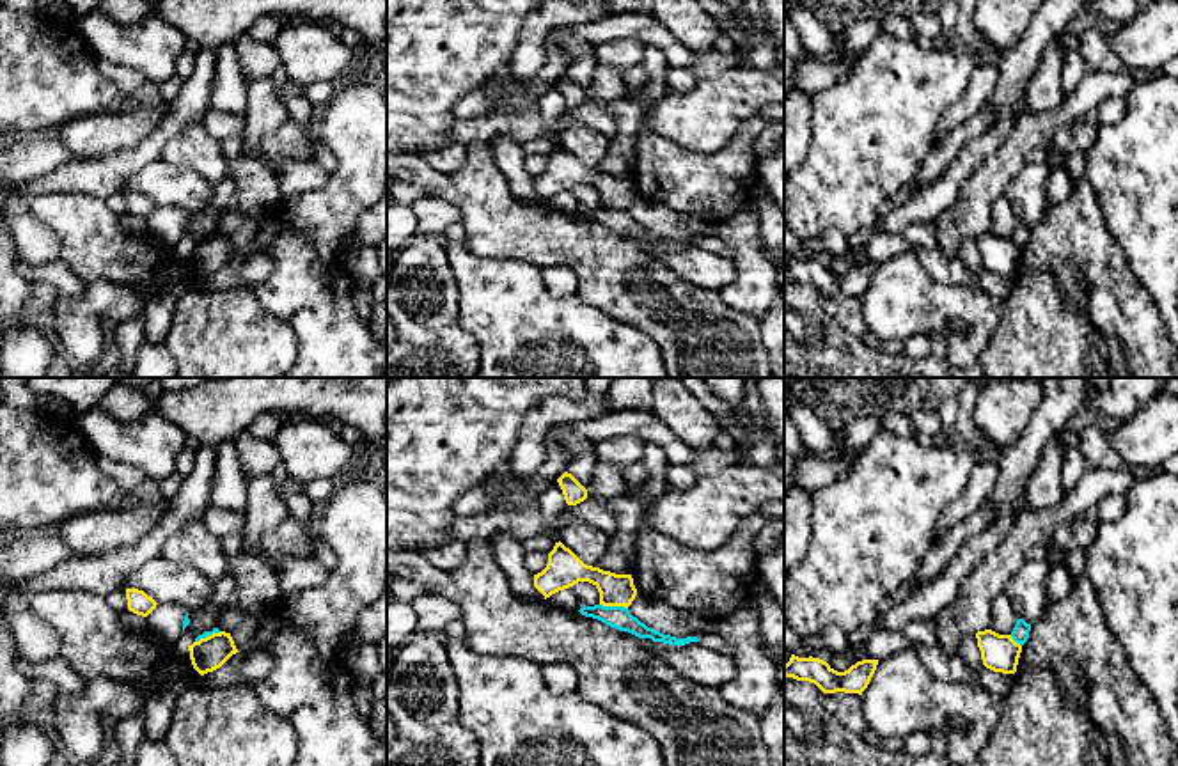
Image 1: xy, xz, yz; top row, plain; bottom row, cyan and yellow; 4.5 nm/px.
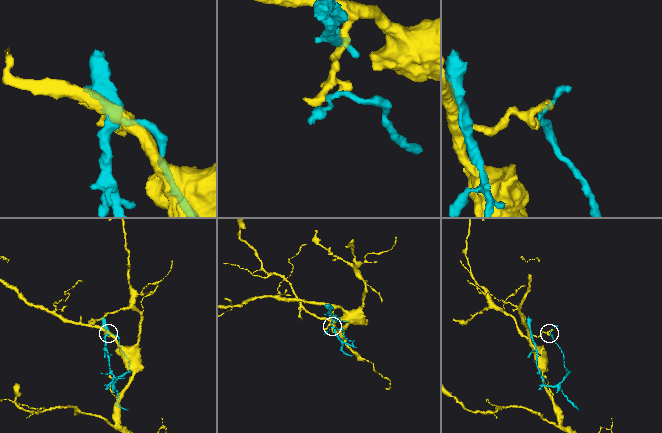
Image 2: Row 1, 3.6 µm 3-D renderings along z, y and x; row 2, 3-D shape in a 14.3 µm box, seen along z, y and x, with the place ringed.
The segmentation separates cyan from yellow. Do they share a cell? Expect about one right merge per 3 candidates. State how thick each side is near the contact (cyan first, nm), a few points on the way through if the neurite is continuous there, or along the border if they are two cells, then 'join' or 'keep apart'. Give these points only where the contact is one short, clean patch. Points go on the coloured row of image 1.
110/140 nm | keep apart

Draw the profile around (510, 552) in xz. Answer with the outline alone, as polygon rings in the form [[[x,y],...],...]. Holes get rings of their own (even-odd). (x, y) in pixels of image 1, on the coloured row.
[[[497,534],[491,543],[495,560],[509,580],[513,594],[523,601],[545,601],[545,596],[534,587],[534,574],[525,567],[523,541]]]

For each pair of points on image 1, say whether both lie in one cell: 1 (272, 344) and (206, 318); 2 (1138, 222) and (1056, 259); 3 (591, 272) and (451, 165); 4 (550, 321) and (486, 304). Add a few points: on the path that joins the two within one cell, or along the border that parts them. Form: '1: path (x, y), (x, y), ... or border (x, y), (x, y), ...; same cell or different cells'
1: path (256, 344), (233, 344), (222, 334); same cell
2: border (1095, 194), (1095, 203), (1106, 227), (1130, 270); different cells
3: border (467, 146), (451, 174), (421, 156); different cells
4: path (534, 321), (515, 316), (502, 304); same cell

